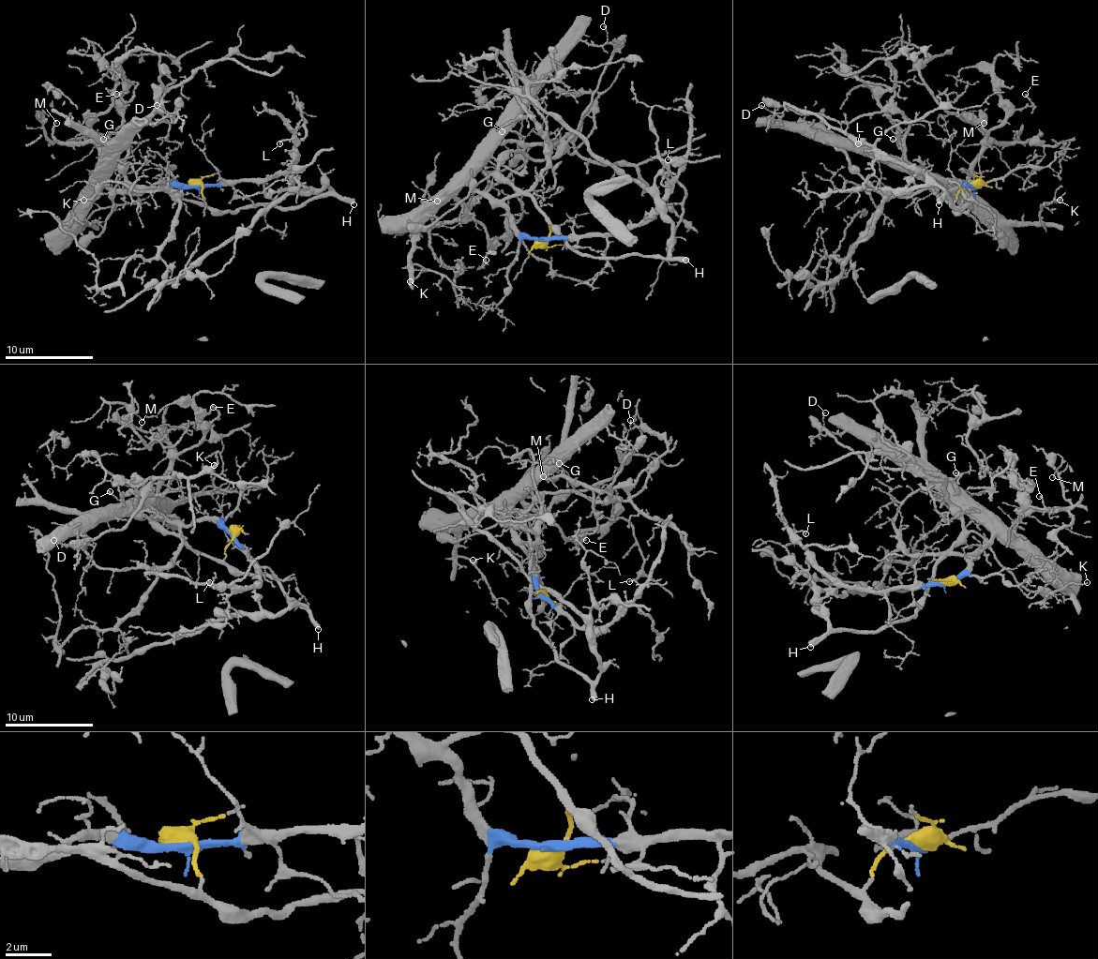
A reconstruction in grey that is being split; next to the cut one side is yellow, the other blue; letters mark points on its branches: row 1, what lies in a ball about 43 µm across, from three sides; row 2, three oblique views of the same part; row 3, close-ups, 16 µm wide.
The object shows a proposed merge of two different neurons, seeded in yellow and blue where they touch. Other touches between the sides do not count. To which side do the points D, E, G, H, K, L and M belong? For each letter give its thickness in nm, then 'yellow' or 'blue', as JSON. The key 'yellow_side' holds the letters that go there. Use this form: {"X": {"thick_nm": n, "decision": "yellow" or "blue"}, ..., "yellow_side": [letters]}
{"D": {"thick_nm": 110, "decision": "blue"}, "E": {"thick_nm": 140, "decision": "blue"}, "G": {"thick_nm": 120, "decision": "blue"}, "H": {"thick_nm": 440, "decision": "yellow"}, "K": {"thick_nm": 110, "decision": "blue"}, "L": {"thick_nm": 140, "decision": "blue"}, "M": {"thick_nm": 110, "decision": "blue"}, "yellow_side": ["H"]}

